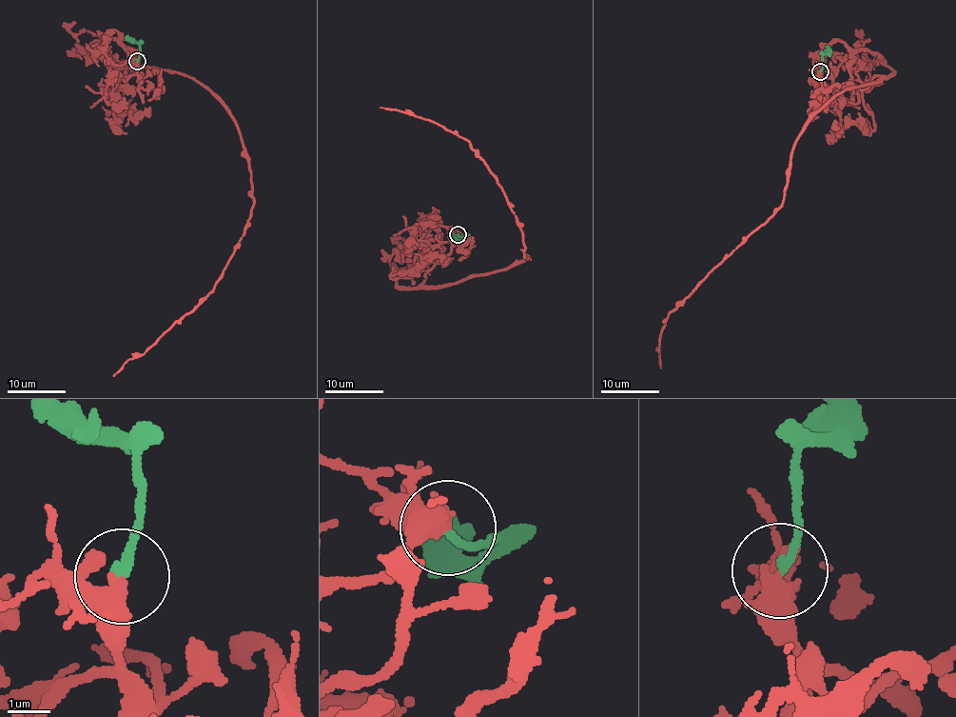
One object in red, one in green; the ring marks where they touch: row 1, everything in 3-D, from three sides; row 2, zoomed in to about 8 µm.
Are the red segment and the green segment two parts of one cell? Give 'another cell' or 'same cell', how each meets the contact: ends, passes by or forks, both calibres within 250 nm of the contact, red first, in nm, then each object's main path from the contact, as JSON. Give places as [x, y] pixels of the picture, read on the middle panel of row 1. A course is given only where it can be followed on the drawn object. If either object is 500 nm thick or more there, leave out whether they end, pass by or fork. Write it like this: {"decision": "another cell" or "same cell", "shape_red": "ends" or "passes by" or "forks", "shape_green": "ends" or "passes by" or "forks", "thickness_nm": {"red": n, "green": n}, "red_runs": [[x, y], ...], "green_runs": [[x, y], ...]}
{"decision": "same cell", "shape_red": "passes by", "shape_green": "ends", "thickness_nm": {"red": 360, "green": 200}, "red_runs": [[457, 234], [423, 286], [444, 287], [528, 256], [497, 176], [470, 143], [438, 124], [380, 107]], "green_runs": [[457, 234], [464, 235], [462, 238], [453, 235]]}

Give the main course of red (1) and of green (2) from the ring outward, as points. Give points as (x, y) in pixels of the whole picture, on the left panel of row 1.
1: (137, 62), (143, 78), (127, 74), (123, 62), (214, 92), (236, 127), (253, 203), (212, 290), (112, 375)
2: (137, 62), (140, 46), (125, 36)

